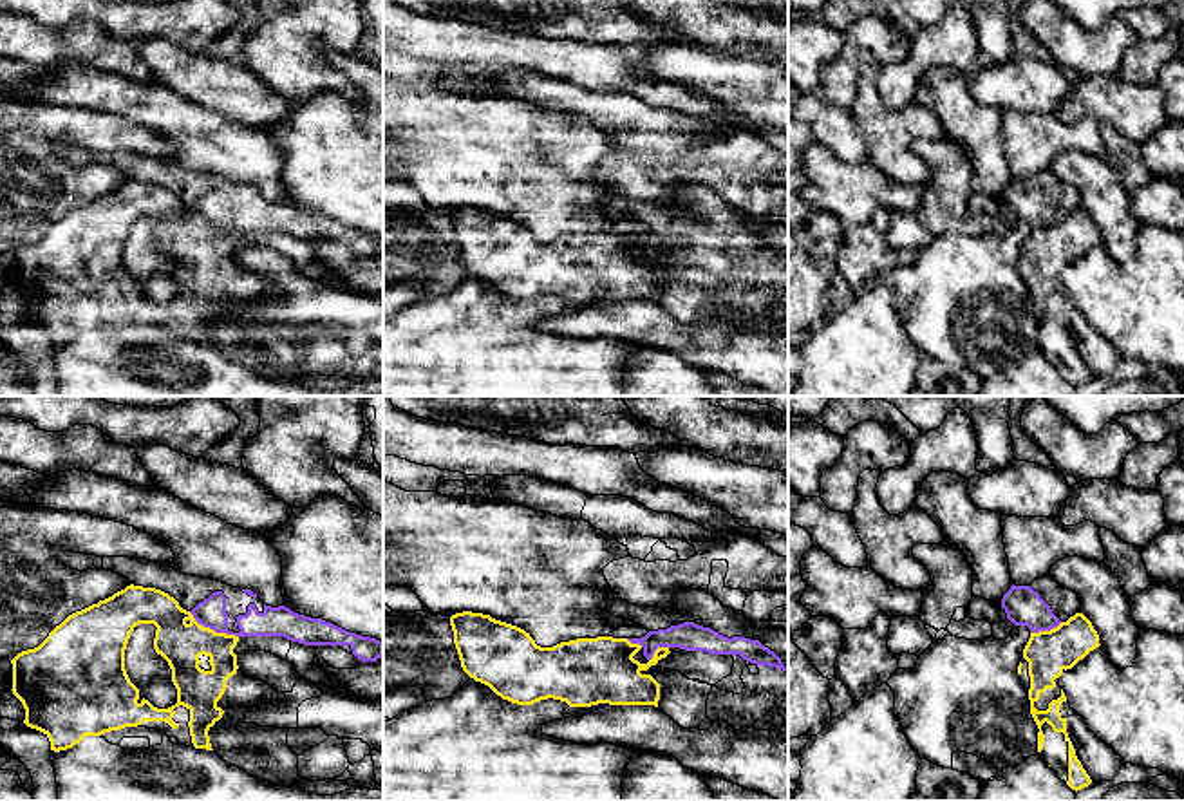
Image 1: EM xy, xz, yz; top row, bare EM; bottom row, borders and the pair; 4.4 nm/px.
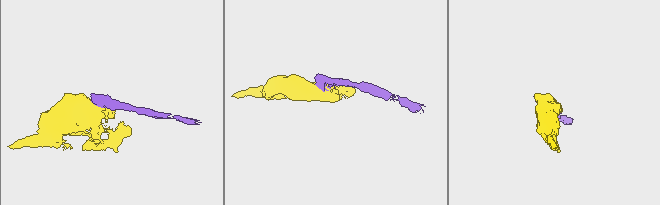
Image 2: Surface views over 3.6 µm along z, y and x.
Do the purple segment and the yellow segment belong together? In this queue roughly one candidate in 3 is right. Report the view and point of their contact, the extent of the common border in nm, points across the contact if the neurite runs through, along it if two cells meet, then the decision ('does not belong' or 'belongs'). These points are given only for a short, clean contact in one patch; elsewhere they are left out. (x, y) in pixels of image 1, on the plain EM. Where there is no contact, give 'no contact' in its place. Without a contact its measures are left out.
xy (214, 225) | 260 nm | along xy (188, 207), (201, 219), (237, 232) | does not belong

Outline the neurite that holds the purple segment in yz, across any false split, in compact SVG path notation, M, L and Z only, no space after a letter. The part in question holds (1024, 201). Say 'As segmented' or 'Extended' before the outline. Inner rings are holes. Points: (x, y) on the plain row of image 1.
Extended. M1050 170L1030 181L1010 181L1001 193L1001 203L1014 221L1027 221L1030 228L1050 226L1081 208L1077 190L1057 179Z

